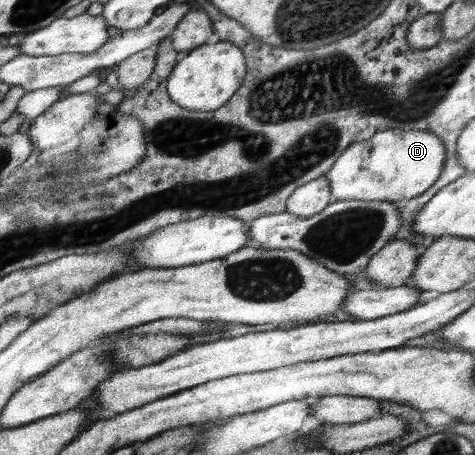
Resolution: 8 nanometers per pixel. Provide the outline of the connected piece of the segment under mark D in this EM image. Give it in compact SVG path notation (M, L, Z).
M388 129L375 132L361 143L354 143L348 147L338 158L333 167L325 174L332 190L332 202L345 200L379 200L398 202L410 200L426 192L441 175L446 162L446 147L438 135L428 131Z

